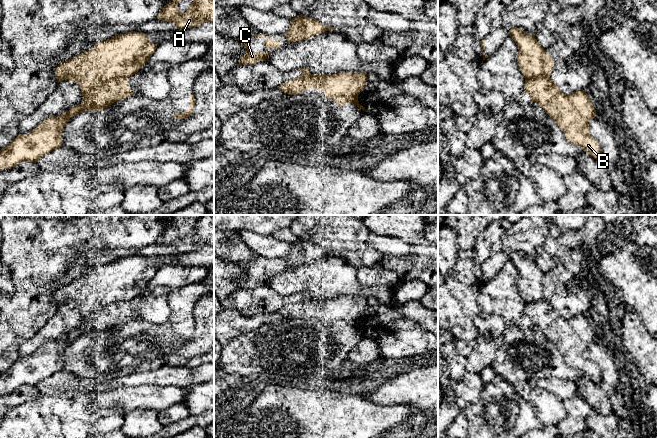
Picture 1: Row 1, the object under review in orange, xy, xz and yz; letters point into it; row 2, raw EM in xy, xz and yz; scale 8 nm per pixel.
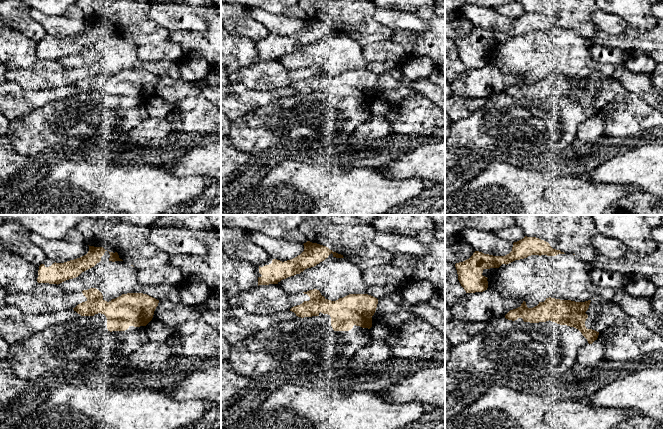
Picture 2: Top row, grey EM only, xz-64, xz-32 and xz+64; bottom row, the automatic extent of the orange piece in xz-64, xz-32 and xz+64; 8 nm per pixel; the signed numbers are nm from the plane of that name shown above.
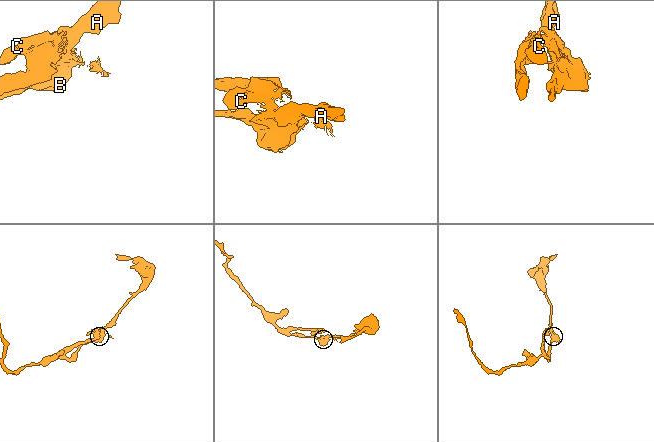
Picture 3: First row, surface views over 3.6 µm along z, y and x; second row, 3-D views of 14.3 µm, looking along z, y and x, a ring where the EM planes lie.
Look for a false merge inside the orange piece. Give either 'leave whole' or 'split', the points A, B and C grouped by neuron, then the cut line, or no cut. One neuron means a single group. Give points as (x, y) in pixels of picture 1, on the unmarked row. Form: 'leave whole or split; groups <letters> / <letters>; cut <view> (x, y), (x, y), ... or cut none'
leave whole; groups A B C; cut none

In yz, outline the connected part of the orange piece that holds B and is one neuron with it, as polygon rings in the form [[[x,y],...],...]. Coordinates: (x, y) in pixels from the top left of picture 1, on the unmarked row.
[[[517,251],[511,252],[509,258],[519,272],[517,285],[525,302],[524,314],[530,319],[532,326],[537,326],[555,344],[556,348],[564,355],[568,366],[581,371],[594,383],[600,383],[600,371],[589,358],[589,345],[595,342],[596,334],[588,318],[584,314],[564,318],[550,303],[551,294],[554,292],[554,283],[538,267],[535,259],[526,258]]]

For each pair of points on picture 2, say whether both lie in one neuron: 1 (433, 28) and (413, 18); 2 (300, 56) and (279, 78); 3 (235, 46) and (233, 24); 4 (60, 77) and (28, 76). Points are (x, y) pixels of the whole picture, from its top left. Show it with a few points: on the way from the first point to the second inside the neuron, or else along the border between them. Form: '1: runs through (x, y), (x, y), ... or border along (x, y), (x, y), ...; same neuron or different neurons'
1: border along (426, 20), (426, 27), (423, 30), (402, 30); different neurons
2: border along (276, 60), (289, 69), (302, 69); different neurons
3: border along (231, 32), (237, 35), (245, 35), (256, 41); different neurons
4: runs through (52, 76), (36, 76); same neuron

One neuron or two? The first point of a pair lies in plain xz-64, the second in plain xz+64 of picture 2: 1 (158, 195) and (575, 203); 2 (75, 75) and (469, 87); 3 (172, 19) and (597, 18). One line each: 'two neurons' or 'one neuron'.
1: one neuron
2: one neuron
3: one neuron

